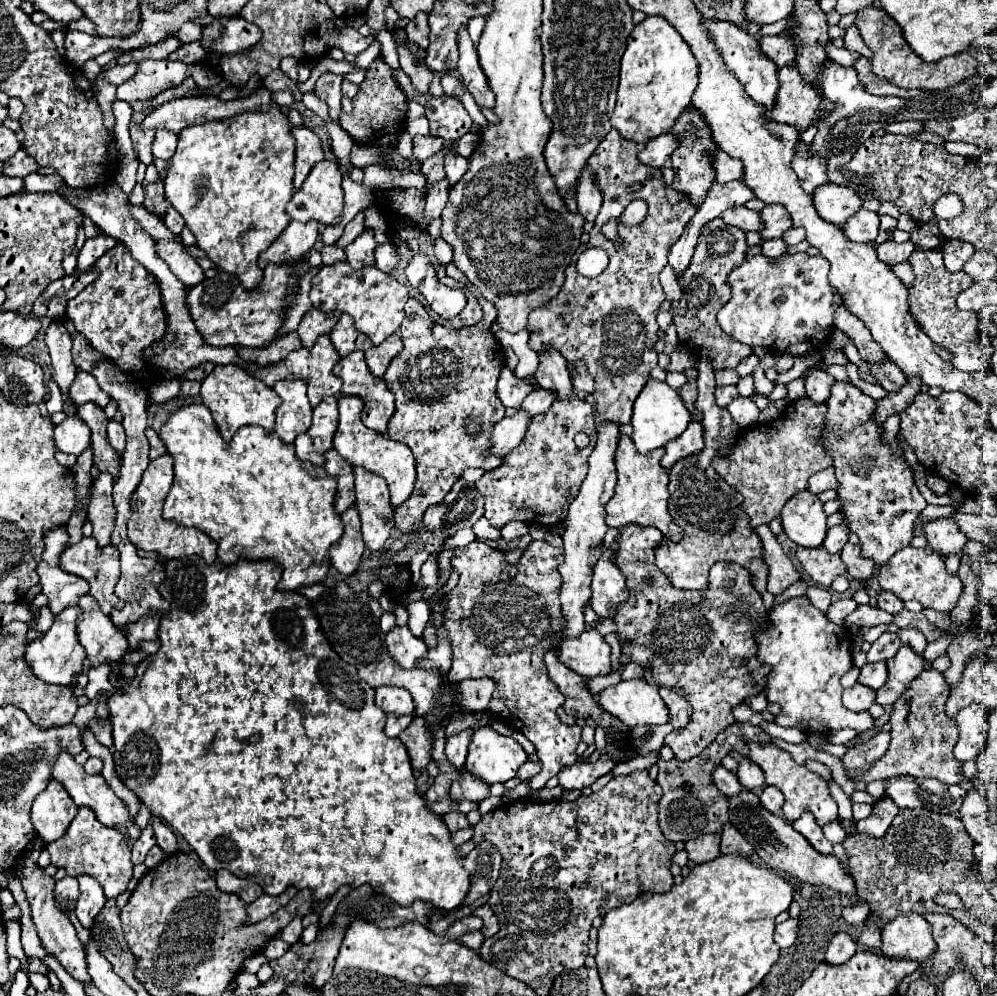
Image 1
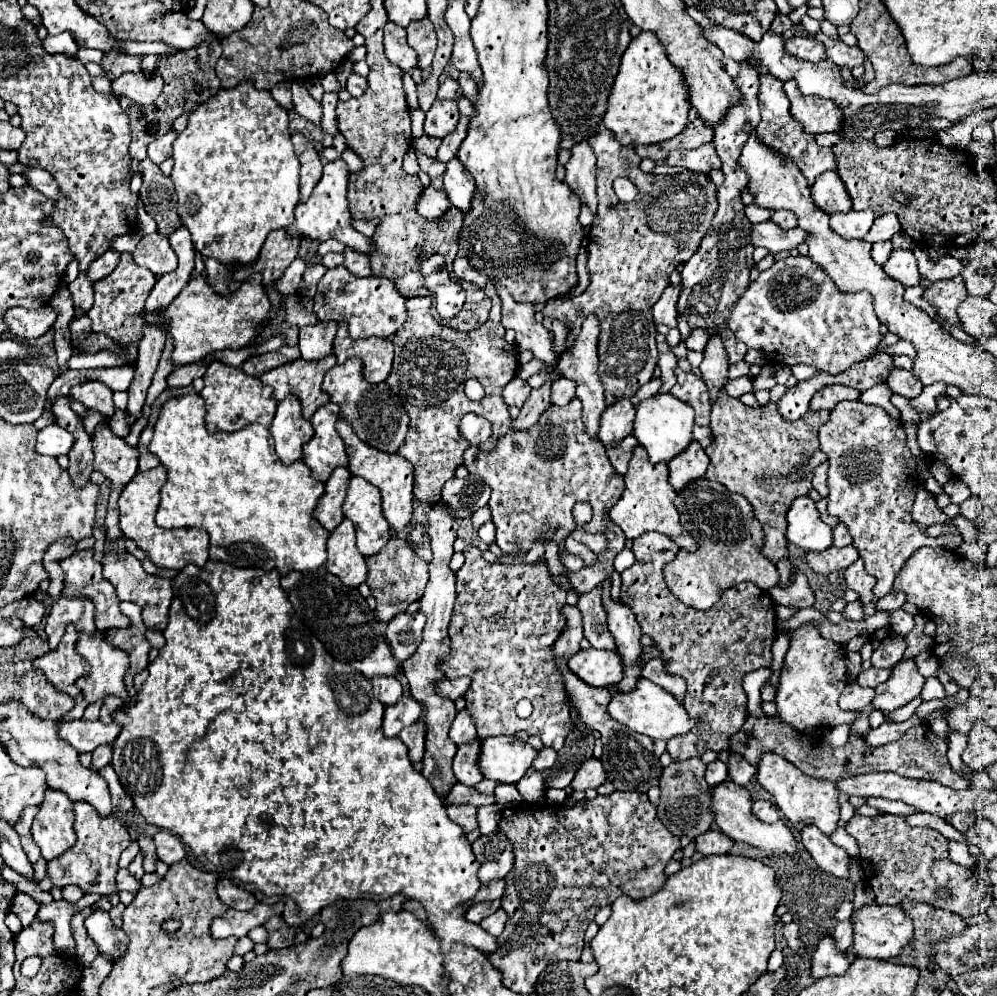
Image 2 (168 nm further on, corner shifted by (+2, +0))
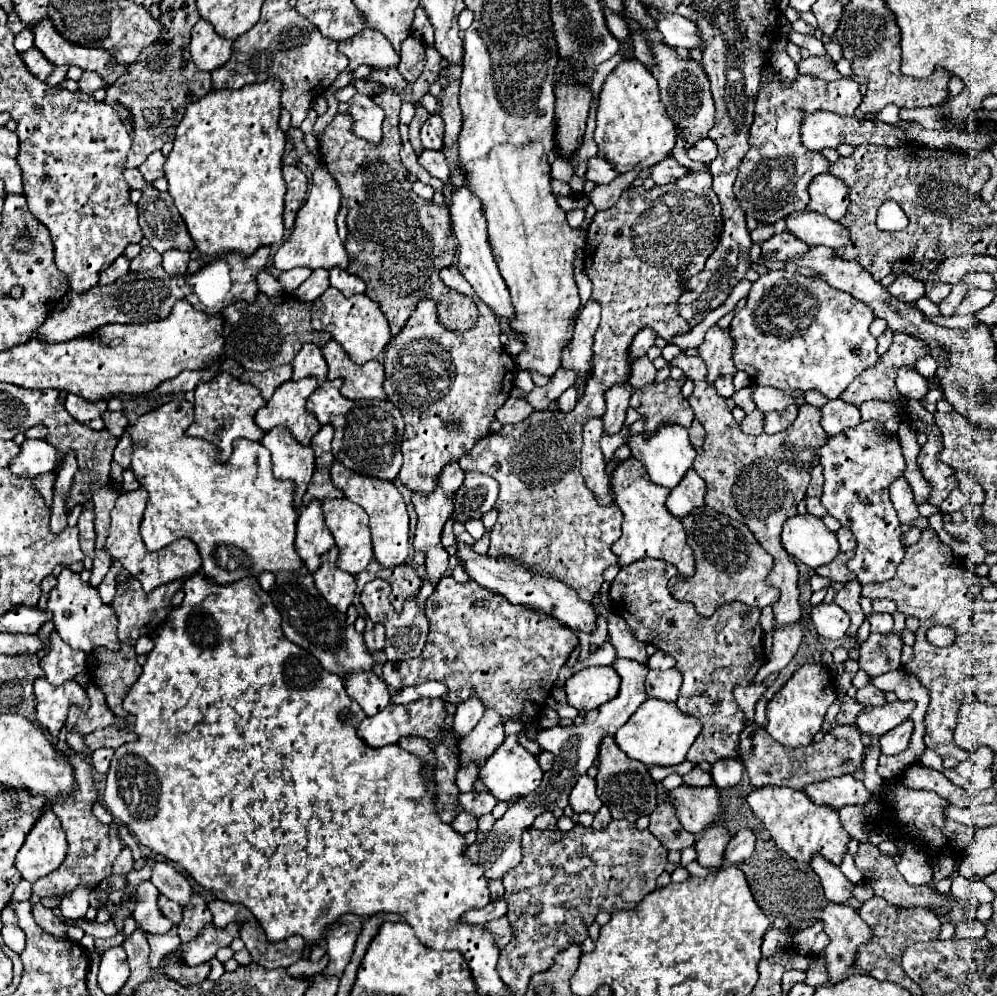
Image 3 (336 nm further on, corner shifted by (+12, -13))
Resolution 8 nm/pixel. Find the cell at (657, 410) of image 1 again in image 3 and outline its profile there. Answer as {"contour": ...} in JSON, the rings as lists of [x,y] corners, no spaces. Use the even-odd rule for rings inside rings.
{"contour":[[[660,424],[660,428],[650,434],[634,434],[628,440],[628,448],[632,450],[632,456],[644,464],[650,480],[666,488],[674,488],[682,480],[686,470],[692,468],[692,462],[696,458],[696,450],[688,440],[688,432],[680,424]]]}

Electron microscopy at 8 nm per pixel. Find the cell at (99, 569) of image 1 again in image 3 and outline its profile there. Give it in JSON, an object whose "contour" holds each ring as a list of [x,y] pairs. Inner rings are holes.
{"contour":[[[64,568],[56,580],[58,584],[52,588],[46,608],[54,614],[52,620],[60,638],[68,642],[72,648],[78,648],[84,652],[90,652],[92,648],[100,648],[100,646],[106,646],[108,650],[120,650],[120,640],[116,632],[118,616],[110,606],[106,606],[100,600],[98,590],[82,582],[80,574],[74,574],[68,568]]]}

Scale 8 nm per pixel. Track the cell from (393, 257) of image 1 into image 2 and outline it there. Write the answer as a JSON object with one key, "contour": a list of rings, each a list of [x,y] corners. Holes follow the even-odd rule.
{"contour":[[[336,159],[324,165],[324,175],[320,183],[314,187],[310,199],[306,203],[296,205],[296,219],[290,227],[286,227],[286,233],[290,237],[302,237],[310,241],[326,241],[326,239],[338,239],[346,247],[358,251],[358,253],[368,253],[370,239],[360,235],[358,231],[352,229],[350,225],[350,209],[348,209],[348,199],[346,199],[346,183],[348,183],[348,165],[344,159]]]}

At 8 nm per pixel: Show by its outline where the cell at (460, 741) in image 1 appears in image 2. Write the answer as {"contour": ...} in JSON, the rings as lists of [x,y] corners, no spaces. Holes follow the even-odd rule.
{"contour":[[[468,709],[456,713],[456,719],[450,727],[450,739],[456,745],[462,745],[462,743],[468,743],[474,737],[476,737],[476,723],[474,723],[472,715],[468,713]]]}

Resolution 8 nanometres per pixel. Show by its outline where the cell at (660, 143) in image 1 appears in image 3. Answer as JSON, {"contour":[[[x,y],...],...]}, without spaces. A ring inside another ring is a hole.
{"contour":[[[702,138],[690,146],[688,154],[690,160],[700,160],[704,164],[710,164],[716,158],[716,144],[710,138]]]}

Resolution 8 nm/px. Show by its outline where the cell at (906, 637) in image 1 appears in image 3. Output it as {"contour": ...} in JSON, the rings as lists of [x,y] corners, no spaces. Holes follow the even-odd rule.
{"contour":[[[872,614],[868,620],[870,620],[870,632],[880,632],[880,634],[892,632],[894,622],[890,614]]]}

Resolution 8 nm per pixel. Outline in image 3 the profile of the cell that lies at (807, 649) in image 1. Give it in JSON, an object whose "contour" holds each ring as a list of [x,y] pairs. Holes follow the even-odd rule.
{"contour":[[[814,662],[800,666],[792,674],[792,678],[766,704],[768,734],[784,746],[794,746],[794,748],[808,746],[812,738],[820,732],[828,706],[836,700],[836,692],[830,692],[830,690],[834,690],[834,680],[826,666],[814,664]]]}

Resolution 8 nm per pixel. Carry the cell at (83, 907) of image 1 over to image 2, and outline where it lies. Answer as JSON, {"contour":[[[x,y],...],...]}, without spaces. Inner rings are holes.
{"contour":[[[92,907],[92,909],[94,909],[94,913],[88,915],[86,921],[84,921],[84,925],[88,929],[88,935],[98,945],[100,955],[108,957],[114,963],[126,953],[128,935],[112,925],[110,915],[106,911],[100,911],[96,907]]]}

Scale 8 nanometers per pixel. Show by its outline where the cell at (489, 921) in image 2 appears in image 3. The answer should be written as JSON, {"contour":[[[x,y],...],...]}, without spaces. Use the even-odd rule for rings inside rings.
{"contour":[[[504,916],[498,918],[498,920],[492,920],[484,928],[494,934],[494,940],[496,940],[498,948],[504,948],[512,940],[512,930],[510,930],[510,924],[508,924],[508,920]]]}

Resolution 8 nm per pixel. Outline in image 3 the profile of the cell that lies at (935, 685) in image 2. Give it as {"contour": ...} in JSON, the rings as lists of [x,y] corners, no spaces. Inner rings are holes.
{"contour":[[[904,720],[896,728],[886,732],[884,736],[880,736],[880,752],[886,754],[886,756],[900,754],[902,750],[908,748],[908,740],[910,740],[912,732],[914,732],[914,722],[912,720]]]}

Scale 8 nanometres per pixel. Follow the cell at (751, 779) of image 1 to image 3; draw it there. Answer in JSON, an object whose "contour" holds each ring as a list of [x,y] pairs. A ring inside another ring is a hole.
{"contour":[[[724,758],[716,764],[712,764],[712,780],[714,784],[724,790],[724,788],[732,788],[740,782],[742,778],[742,762],[736,758]]]}

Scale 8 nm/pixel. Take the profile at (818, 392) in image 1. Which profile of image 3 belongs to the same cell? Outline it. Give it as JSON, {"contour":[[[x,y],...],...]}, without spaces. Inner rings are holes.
{"contour":[[[840,398],[838,400],[828,400],[822,408],[822,428],[826,430],[826,434],[838,434],[842,432],[844,428],[850,428],[850,426],[856,426],[860,424],[860,412],[856,406],[852,404],[846,404],[842,402]]]}

